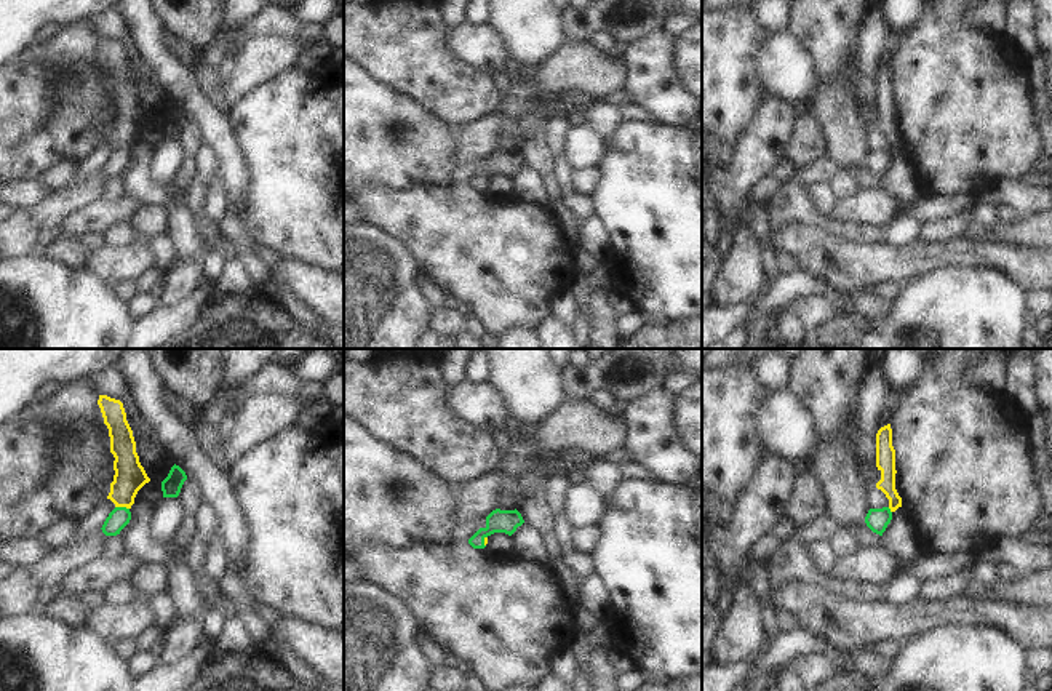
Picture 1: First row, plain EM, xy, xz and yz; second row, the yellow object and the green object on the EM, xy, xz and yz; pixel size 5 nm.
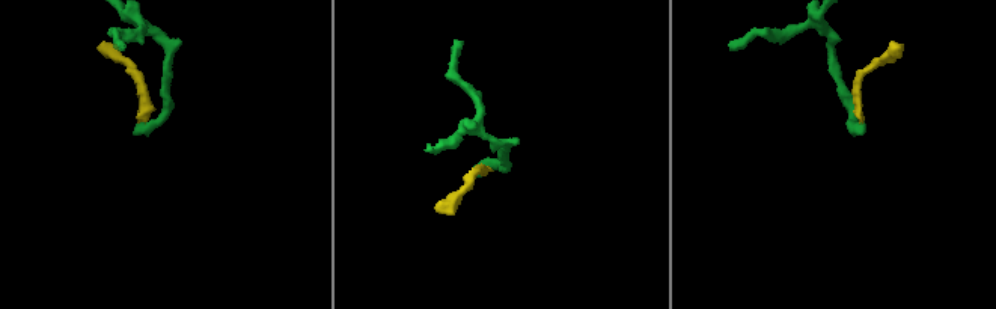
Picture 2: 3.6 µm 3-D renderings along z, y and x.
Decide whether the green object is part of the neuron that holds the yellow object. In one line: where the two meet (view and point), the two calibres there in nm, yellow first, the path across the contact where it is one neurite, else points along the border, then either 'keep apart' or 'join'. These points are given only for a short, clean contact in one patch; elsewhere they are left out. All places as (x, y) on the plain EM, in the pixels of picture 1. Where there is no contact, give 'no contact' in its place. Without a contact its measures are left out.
xy (122, 147) | 160/100 nm | across xy (130, 119), (123, 130), (122, 147), (119, 159) | join

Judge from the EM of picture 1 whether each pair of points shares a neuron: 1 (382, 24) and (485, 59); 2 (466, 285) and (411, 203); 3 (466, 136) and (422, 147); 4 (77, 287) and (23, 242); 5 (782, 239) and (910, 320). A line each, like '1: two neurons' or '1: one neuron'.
1: two neurons
2: one neuron
3: two neurons
4: two neurons
5: two neurons

